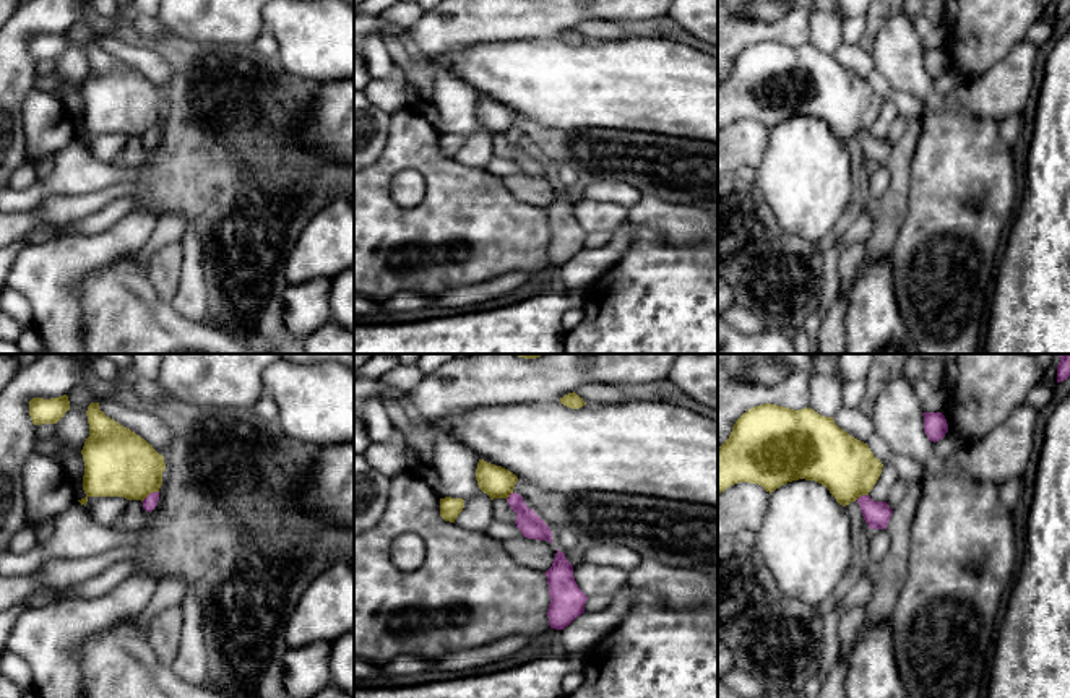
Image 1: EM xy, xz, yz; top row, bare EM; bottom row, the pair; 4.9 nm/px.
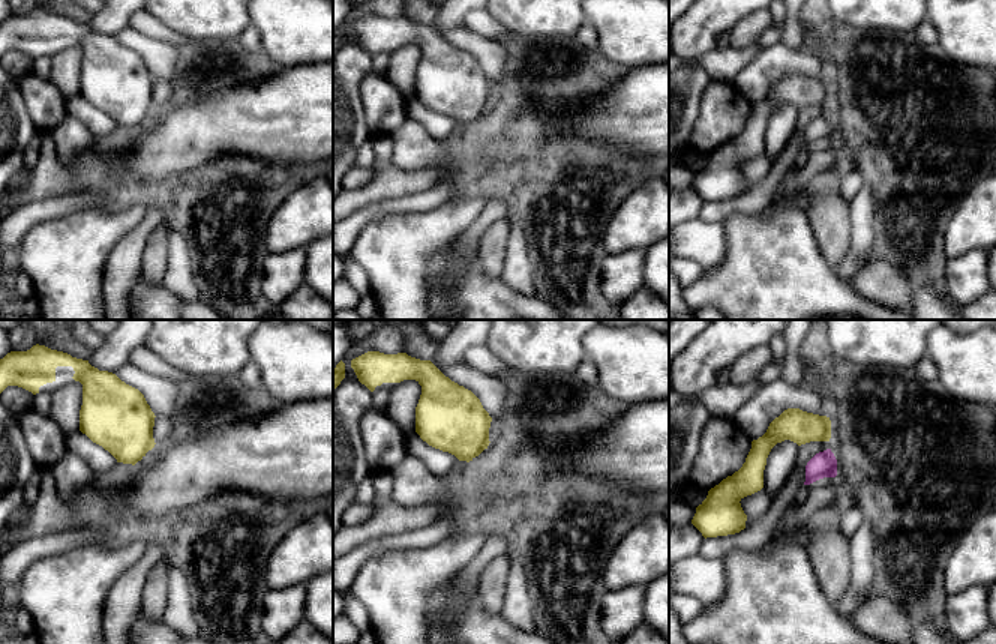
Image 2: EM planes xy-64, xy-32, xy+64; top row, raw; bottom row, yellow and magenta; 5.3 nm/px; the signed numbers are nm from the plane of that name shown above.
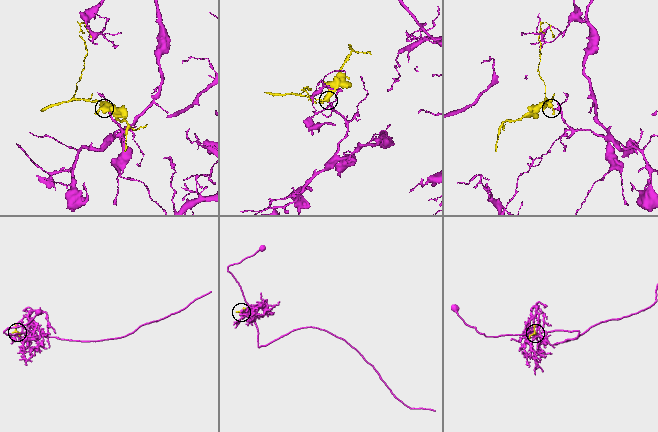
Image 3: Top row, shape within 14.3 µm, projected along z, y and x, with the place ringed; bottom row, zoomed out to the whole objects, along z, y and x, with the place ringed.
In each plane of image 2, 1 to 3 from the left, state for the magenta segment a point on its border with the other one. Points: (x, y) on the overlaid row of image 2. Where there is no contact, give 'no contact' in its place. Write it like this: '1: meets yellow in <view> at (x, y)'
1: no contact
2: no contact
3: no contact

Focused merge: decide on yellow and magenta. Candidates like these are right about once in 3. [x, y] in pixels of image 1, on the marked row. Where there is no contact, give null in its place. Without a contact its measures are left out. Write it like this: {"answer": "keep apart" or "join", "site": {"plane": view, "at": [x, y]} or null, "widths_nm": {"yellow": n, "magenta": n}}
{"answer": "keep apart", "site": {"plane": "xy", "at": [150, 492]}, "widths_nm": {"yellow": 340, "magenta": 70}}

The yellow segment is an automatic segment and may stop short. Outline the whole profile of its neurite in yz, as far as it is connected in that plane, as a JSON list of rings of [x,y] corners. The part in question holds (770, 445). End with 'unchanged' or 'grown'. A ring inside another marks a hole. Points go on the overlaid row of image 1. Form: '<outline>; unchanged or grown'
[[[766,403],[744,412],[729,438],[718,446],[718,495],[739,482],[758,484],[771,493],[787,482],[805,479],[825,485],[846,506],[869,495],[882,467],[869,445],[839,429],[833,417],[810,407],[794,411]]]; unchanged

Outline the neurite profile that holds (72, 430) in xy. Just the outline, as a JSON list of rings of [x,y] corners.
[[[76,385],[68,394],[70,409],[55,424],[55,437],[60,442],[55,458],[65,461],[86,442],[89,437],[88,406],[99,403],[99,398],[86,386]]]

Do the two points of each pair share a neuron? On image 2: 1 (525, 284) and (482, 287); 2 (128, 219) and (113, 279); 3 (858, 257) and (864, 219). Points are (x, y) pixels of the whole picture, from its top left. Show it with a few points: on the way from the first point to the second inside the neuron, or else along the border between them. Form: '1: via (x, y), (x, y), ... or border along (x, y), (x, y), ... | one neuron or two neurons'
1: border along (500, 276), (512, 288), (533, 296) | two neurons
2: border along (146, 210), (144, 216), (117, 242), (104, 267) | two neurons
3: via (860, 248), (861, 228) | one neuron

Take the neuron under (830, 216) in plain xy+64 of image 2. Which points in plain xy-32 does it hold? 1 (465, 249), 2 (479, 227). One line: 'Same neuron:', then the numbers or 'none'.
Same neuron: none

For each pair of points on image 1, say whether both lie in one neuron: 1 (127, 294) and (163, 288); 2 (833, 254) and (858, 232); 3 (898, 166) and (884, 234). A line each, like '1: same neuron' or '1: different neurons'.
1: different neurons
2: same neuron
3: same neuron

